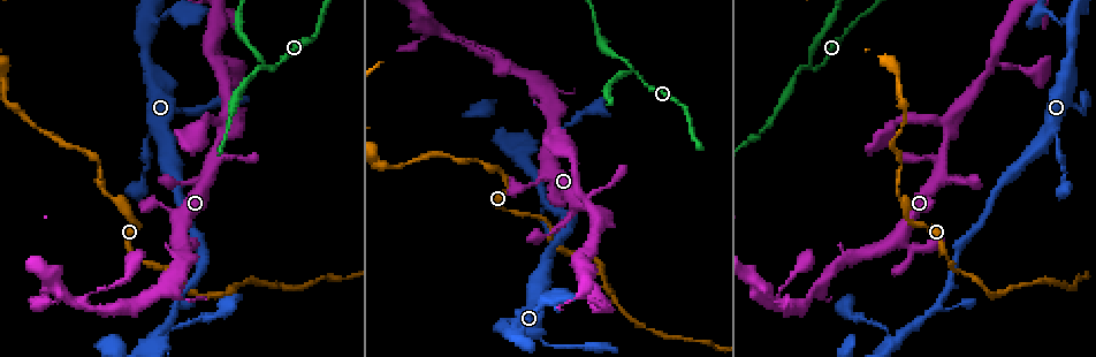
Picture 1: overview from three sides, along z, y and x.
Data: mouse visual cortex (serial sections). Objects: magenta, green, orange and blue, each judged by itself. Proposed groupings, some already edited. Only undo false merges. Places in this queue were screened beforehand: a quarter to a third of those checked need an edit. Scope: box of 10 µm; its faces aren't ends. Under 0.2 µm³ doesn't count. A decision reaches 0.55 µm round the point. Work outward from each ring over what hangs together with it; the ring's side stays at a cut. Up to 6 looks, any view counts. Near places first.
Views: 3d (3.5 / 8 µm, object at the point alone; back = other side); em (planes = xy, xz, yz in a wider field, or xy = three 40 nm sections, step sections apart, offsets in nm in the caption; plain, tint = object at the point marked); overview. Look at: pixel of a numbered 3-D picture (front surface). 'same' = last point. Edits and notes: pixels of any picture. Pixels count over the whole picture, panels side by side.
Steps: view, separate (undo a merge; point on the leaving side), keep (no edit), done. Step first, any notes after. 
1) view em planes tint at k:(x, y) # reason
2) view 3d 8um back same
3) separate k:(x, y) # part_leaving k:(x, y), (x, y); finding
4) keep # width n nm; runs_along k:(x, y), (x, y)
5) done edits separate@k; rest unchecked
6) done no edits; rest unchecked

view 3d 3.5um at 1:(947, 131) # abrupt turn

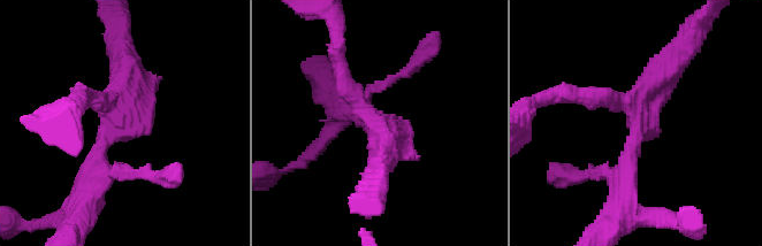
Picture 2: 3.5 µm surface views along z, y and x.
view em xy step 1 tint at 2:(374, 123) # arms 3; arm_widths 200, 300, 400 nm

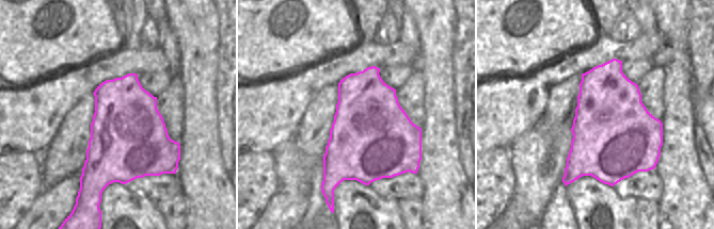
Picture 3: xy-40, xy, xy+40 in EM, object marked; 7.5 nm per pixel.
keep # one cell here

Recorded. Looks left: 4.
view 3d 3.5um at 1:(454, 38) # thick turns thin

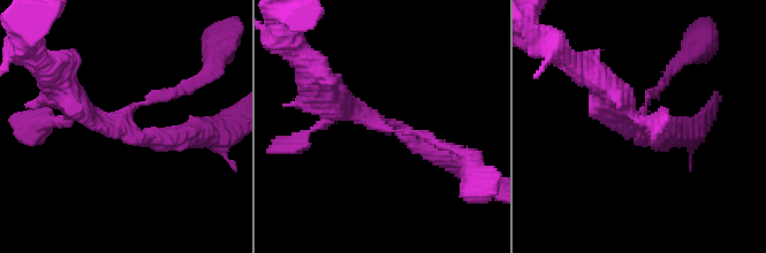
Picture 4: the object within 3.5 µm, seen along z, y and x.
view em planes tint at 4:(387, 127)

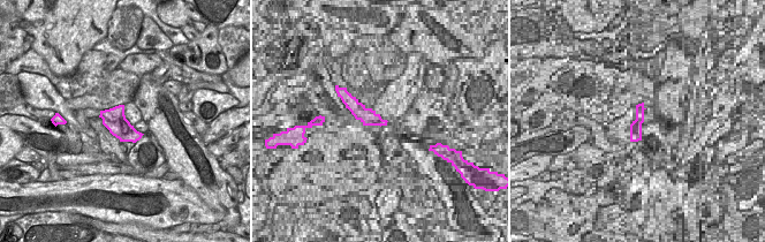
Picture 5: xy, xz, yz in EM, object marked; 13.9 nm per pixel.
keep # runs_along 4:(453, 161), (393, 125), (325, 99); one cell here

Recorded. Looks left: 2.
view 3d 3.5um at 1:(894, 342) # side arm on a straight run

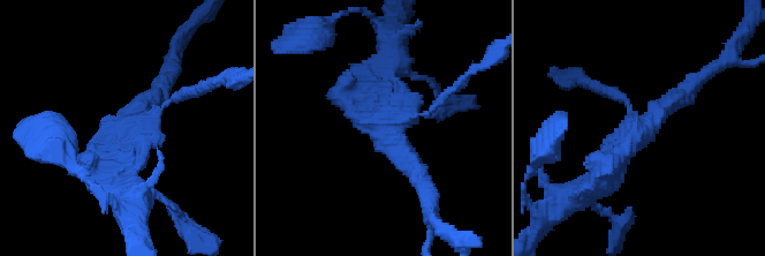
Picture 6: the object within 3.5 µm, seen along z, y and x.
view em xy step 1 tint at 6:(644, 125)

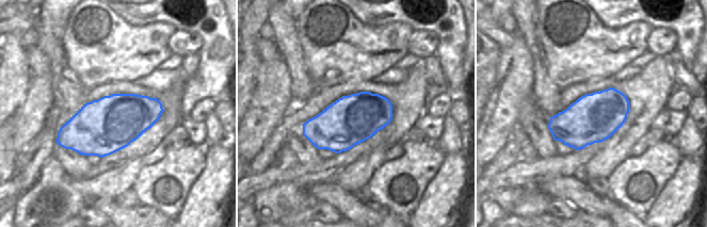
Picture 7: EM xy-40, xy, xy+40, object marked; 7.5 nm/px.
keep # width 360 nm; runs_along 6:(696, 82), (645, 125), (607, 92); all the same cell

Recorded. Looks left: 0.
done no edits; rest unchecked

